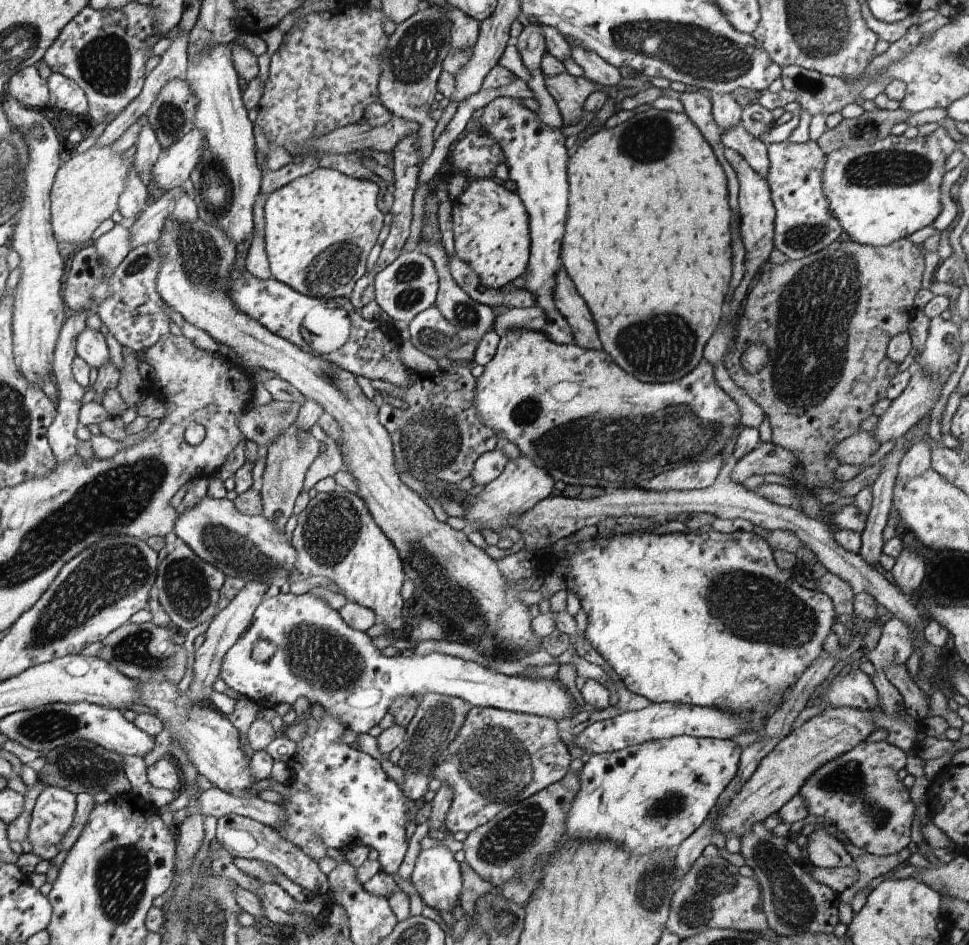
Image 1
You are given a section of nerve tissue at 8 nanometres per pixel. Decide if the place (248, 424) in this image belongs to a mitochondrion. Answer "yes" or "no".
no

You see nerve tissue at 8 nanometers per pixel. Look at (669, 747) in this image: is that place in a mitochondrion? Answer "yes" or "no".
no

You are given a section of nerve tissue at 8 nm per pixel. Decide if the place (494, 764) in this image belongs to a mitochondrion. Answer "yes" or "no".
yes

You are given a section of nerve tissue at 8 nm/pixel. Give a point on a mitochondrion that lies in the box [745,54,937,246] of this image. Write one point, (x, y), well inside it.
(896, 169)

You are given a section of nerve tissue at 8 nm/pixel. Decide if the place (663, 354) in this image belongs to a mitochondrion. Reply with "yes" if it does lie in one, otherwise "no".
yes

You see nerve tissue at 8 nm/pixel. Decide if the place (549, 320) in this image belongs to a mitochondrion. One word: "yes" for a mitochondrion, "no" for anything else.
no

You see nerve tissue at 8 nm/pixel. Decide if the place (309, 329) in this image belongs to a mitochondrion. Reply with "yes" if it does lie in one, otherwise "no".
yes

